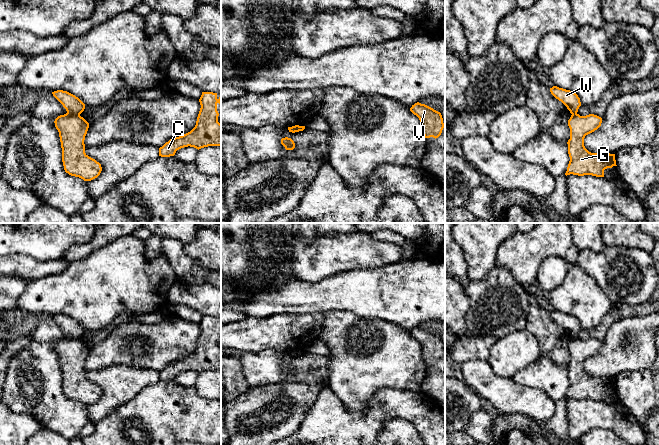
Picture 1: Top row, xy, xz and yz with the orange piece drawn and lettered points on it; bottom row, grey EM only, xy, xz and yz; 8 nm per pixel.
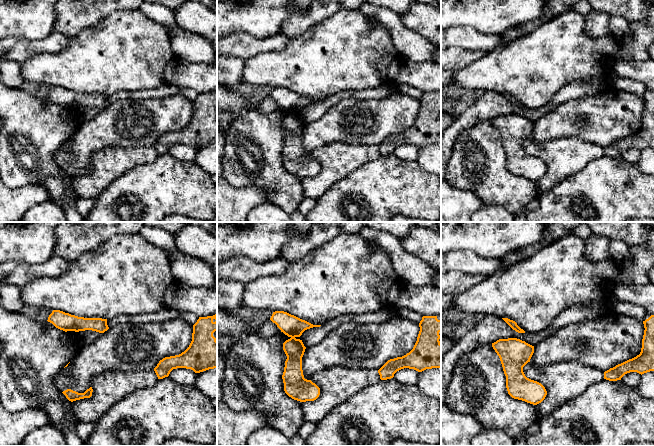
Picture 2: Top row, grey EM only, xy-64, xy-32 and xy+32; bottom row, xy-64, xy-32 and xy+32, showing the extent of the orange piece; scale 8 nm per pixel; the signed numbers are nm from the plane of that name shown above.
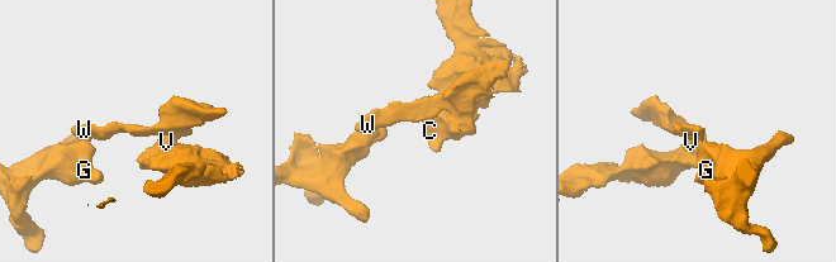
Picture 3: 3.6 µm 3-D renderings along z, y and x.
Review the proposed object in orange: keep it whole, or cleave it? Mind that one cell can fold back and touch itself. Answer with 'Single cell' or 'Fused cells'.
Fused cells

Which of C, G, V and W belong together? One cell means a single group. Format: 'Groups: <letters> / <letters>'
Groups: C V W / G

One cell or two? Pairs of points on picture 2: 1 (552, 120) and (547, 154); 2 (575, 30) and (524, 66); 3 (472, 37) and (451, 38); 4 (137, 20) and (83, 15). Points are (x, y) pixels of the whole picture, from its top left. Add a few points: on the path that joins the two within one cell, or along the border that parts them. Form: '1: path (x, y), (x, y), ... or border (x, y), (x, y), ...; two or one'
1: border (572, 136), (546, 141), (532, 141), (529, 138); two
2: path (562, 42), (551, 53), (546, 53), (537, 62); one
3: path (467, 37), (456, 37); one
4: border (121, 10), (117, 10), (97, 23), (85, 28); two

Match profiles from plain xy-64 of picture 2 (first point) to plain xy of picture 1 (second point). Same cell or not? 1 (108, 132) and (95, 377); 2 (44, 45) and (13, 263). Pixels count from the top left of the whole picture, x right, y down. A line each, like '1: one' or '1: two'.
1: two
2: one

